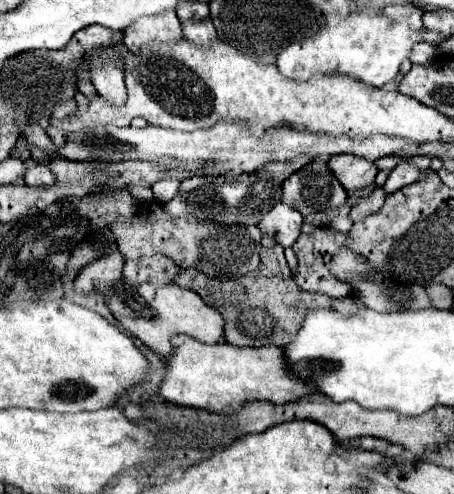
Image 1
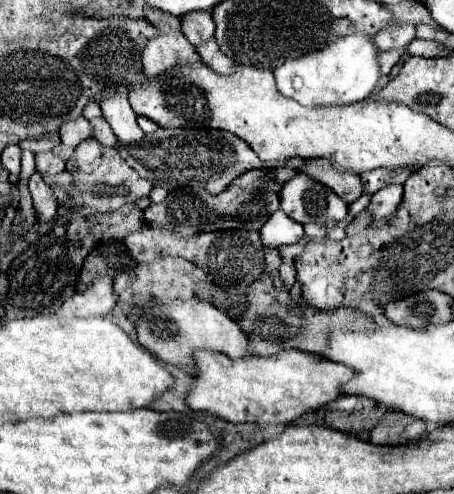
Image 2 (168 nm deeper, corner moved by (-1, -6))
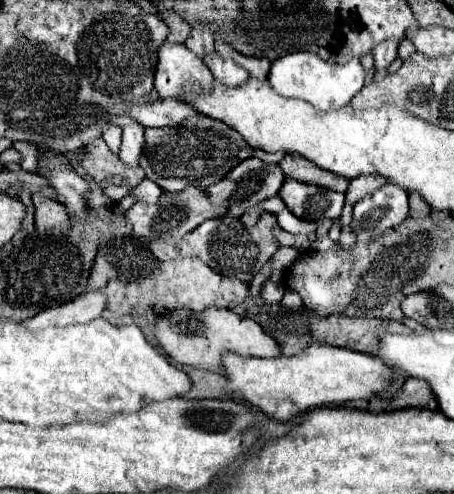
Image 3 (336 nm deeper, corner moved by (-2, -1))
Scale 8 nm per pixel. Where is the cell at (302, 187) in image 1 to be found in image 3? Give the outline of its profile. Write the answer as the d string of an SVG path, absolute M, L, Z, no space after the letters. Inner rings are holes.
M294 179L284 181L280 189L280 197L286 203L286 207L304 221L338 219L344 207L342 193L310 183L298 183Z

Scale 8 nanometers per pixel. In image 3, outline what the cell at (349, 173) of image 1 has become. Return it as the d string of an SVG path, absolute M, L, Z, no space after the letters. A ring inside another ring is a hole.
M294 153L286 155L280 161L280 167L288 179L296 179L302 183L314 183L314 185L320 185L320 187L326 187L332 191L340 191L340 193L346 193L346 189L348 189L348 183L346 183L348 179L338 177L336 173L330 173L326 169L320 169L318 165L314 165L312 161L308 161L302 155L294 155Z

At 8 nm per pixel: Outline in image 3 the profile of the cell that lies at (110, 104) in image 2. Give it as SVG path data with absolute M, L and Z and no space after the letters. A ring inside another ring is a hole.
M138 123L122 127L122 145L120 157L128 165L138 165L138 157L144 147L144 127Z

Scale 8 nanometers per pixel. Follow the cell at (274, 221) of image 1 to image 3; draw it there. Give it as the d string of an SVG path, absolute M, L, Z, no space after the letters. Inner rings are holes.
M282 209L280 213L276 213L276 219L278 219L278 225L280 225L284 231L292 233L292 235L296 235L296 233L308 235L308 233L316 231L316 223L310 223L310 221L298 219L298 217L294 217L288 209Z

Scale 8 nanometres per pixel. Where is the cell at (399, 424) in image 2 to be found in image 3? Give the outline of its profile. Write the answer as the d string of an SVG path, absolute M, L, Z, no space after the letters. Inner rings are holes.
M406 379L406 383L400 389L400 395L392 399L388 411L400 411L400 409L430 409L436 411L438 403L432 395L432 391L428 389L426 381L418 381L418 379Z

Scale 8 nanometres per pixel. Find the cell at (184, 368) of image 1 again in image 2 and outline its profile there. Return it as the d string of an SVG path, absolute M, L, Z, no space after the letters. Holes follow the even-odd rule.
M285 350L273 358L249 356L231 360L221 352L197 352L197 374L193 390L187 394L191 410L205 410L229 422L253 422L259 426L291 424L305 412L319 410L341 396L341 386L353 378L349 366L331 362L313 352Z

